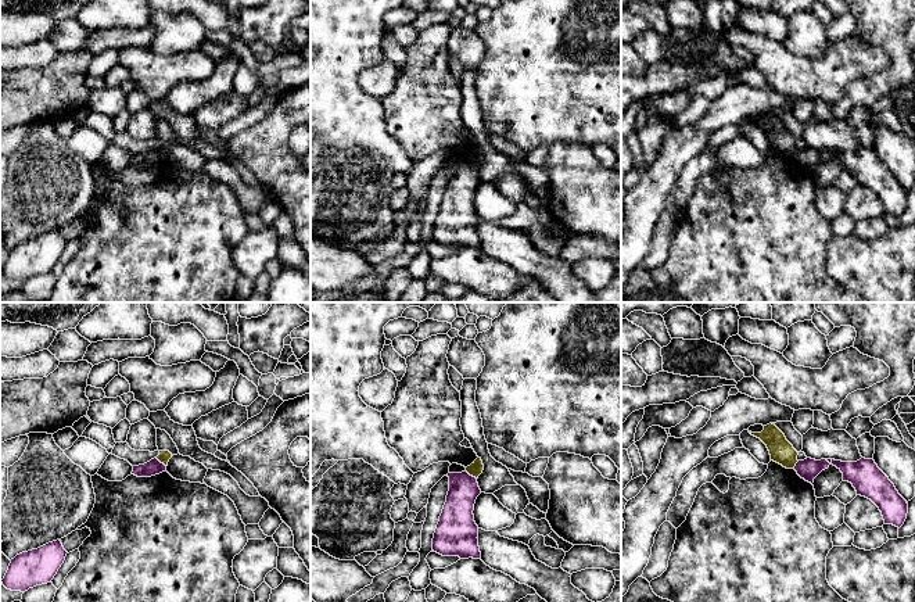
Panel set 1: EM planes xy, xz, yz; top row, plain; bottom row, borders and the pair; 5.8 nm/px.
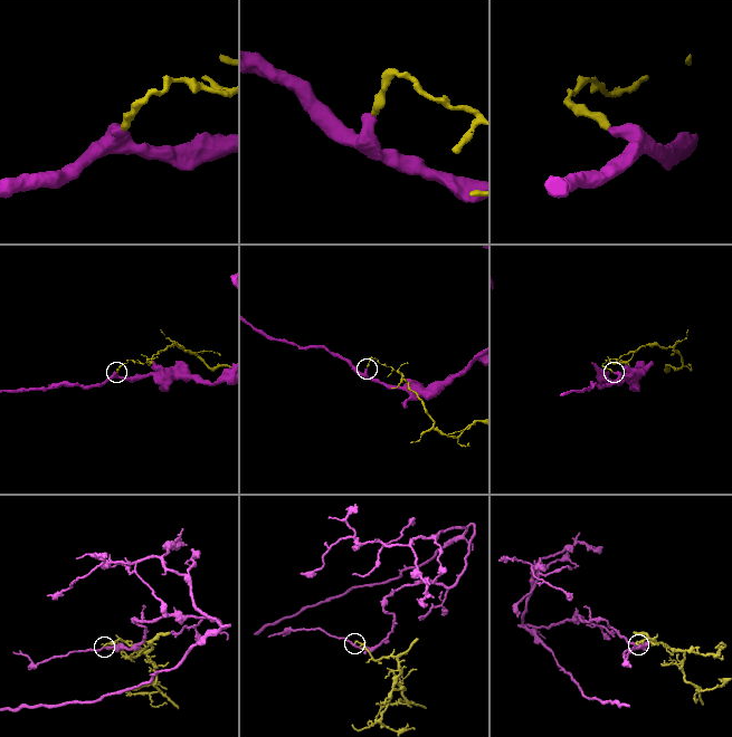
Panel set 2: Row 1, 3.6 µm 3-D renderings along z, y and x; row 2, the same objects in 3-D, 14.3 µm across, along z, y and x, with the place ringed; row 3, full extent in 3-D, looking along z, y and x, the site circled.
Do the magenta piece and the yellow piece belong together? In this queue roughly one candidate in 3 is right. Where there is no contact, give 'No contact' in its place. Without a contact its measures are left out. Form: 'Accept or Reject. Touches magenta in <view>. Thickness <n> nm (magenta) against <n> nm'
Reject. Touches magenta in xz. Thickness 180 nm (magenta) against 80 nm

